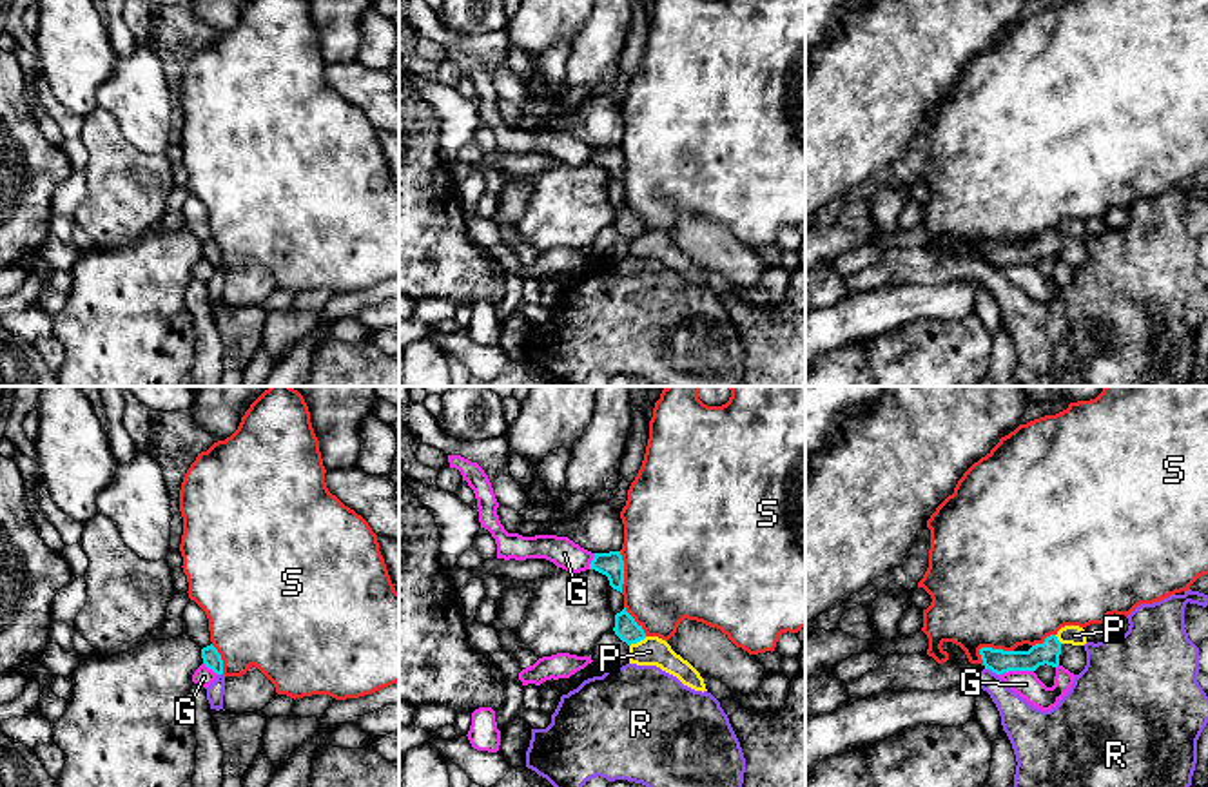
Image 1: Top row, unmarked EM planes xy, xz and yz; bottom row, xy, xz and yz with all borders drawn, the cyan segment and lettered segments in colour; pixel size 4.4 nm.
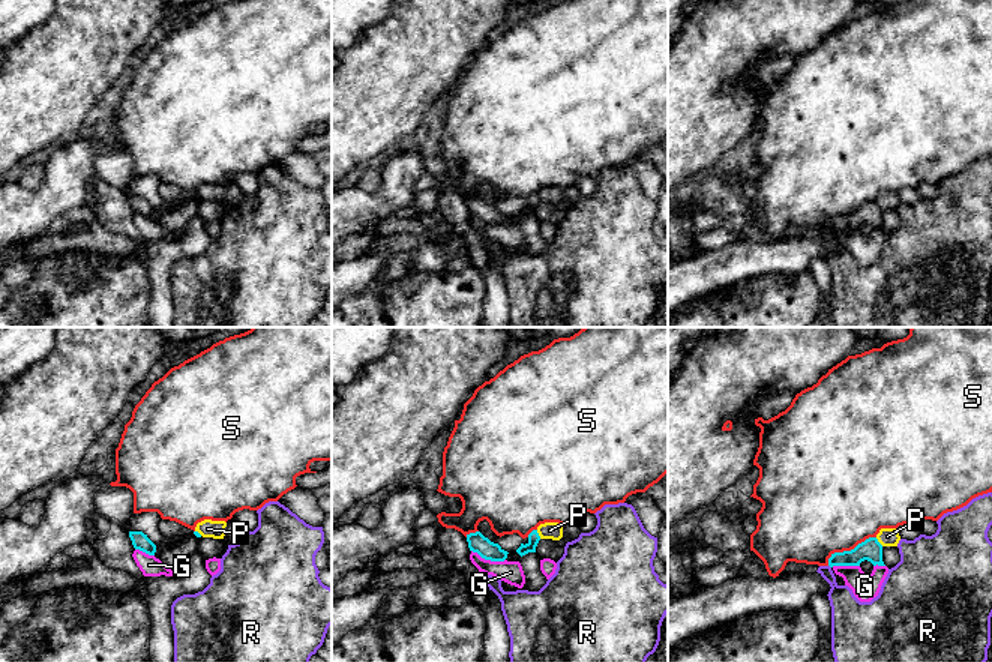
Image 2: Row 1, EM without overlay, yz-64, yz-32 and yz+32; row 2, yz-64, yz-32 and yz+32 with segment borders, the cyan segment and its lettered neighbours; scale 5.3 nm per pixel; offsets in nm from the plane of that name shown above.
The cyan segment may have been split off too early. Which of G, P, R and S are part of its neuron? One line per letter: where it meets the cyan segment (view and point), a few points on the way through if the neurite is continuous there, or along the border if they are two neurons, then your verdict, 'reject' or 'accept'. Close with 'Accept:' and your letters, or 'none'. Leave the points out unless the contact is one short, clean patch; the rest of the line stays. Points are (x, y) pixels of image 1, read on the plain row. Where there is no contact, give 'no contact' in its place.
G: contact yz (1014, 263); reject
P: contact xz (637, 234); border xz (646, 231), (630, 240); reject
R: contact yz (991, 263); reject
S: contact yz (994, 243); border yz (1013, 243), (982, 242), (978, 247); reject
Accept: none

